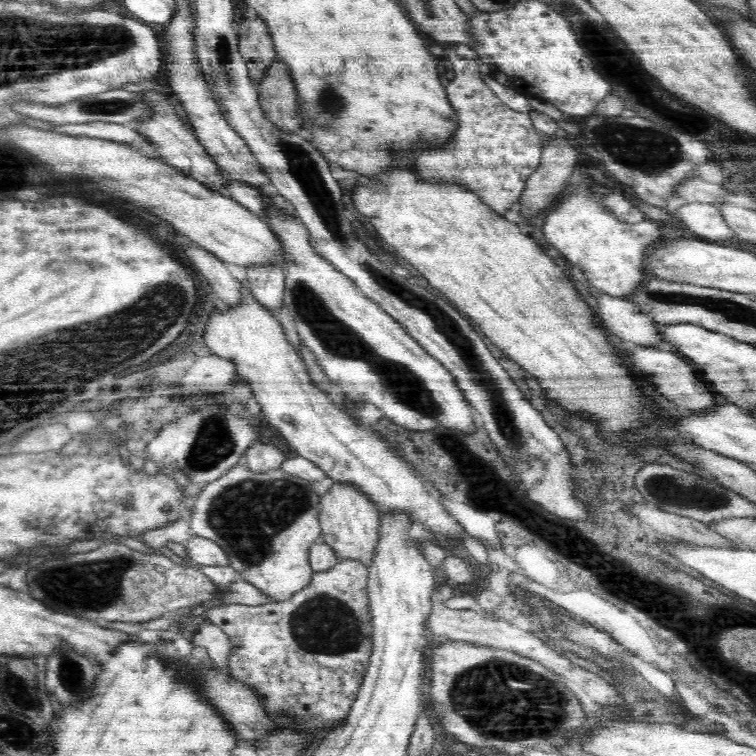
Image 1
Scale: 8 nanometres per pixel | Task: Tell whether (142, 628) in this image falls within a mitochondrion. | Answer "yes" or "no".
no

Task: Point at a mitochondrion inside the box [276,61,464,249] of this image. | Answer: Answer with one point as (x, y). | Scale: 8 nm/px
(329, 107)

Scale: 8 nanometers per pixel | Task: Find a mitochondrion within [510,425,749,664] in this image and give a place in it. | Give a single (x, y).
(666, 491)

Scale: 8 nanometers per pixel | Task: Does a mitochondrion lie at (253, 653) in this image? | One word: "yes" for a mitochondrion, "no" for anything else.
no

